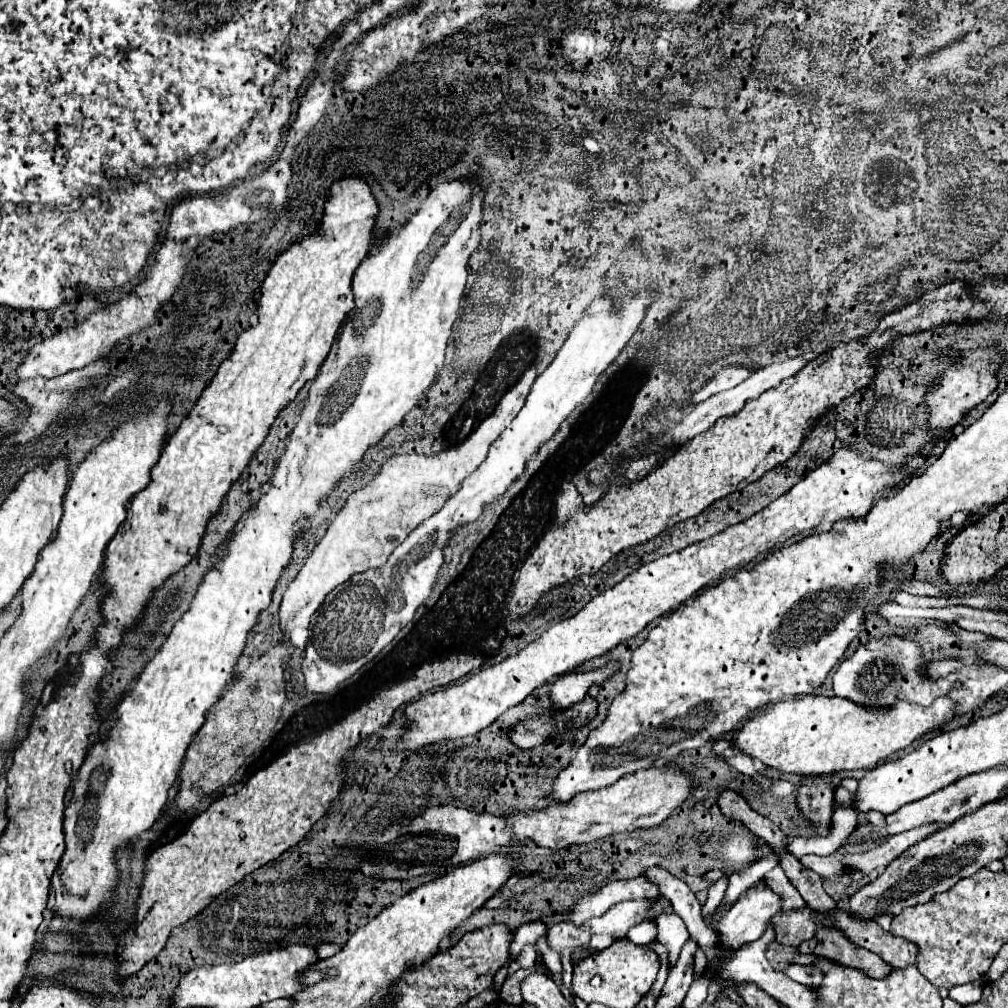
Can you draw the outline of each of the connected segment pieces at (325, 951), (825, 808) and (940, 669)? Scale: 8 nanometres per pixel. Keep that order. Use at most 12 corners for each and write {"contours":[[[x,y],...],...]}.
{"contours":[[[322,943],[316,947],[319,960],[329,958],[341,950],[333,943]],[[803,779],[797,807],[817,835],[831,829],[833,783]],[[939,659],[929,665],[931,677],[941,677],[961,667],[961,659]]]}

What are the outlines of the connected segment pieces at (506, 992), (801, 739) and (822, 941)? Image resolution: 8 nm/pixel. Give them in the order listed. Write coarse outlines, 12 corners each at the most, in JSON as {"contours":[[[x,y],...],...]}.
{"contours":[[[538,965],[519,969],[508,976],[500,991],[500,1000],[521,1005],[521,981],[535,973]],[[783,699],[739,749],[793,775],[873,769],[953,719],[953,701],[877,711]],[[833,927],[797,947],[839,965],[883,979],[893,967],[853,943]]]}

